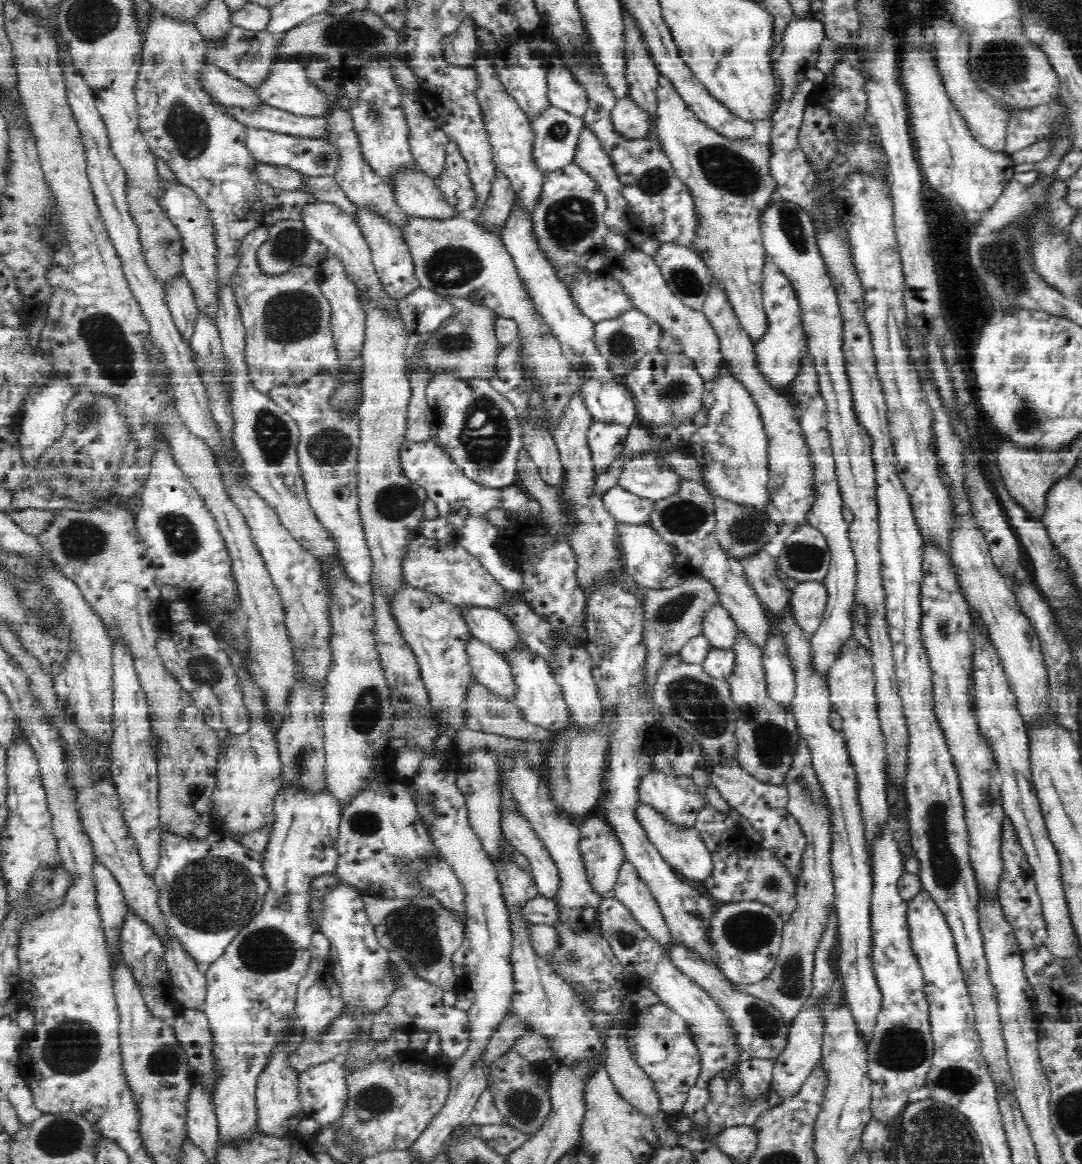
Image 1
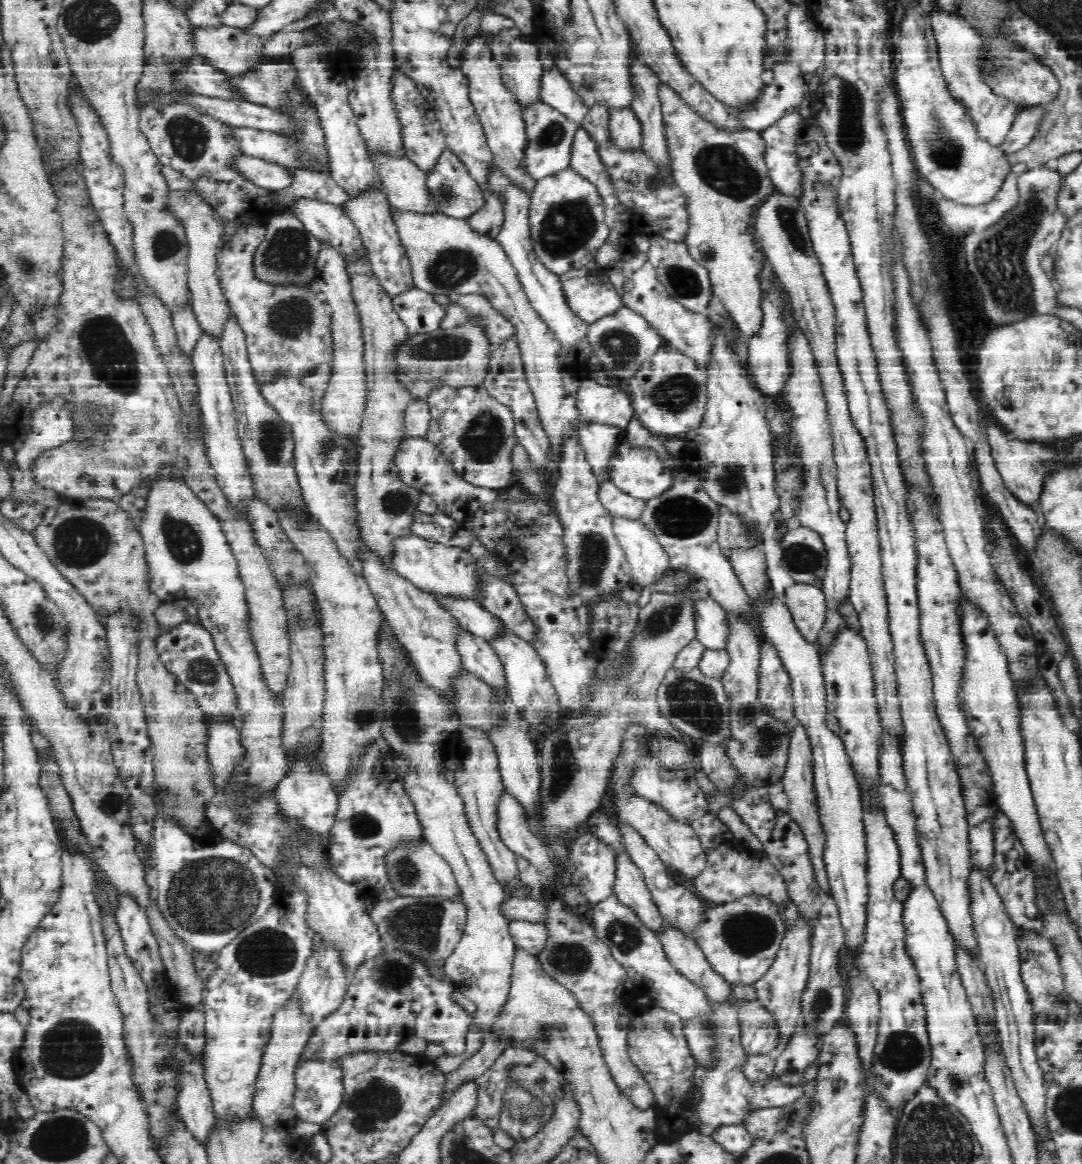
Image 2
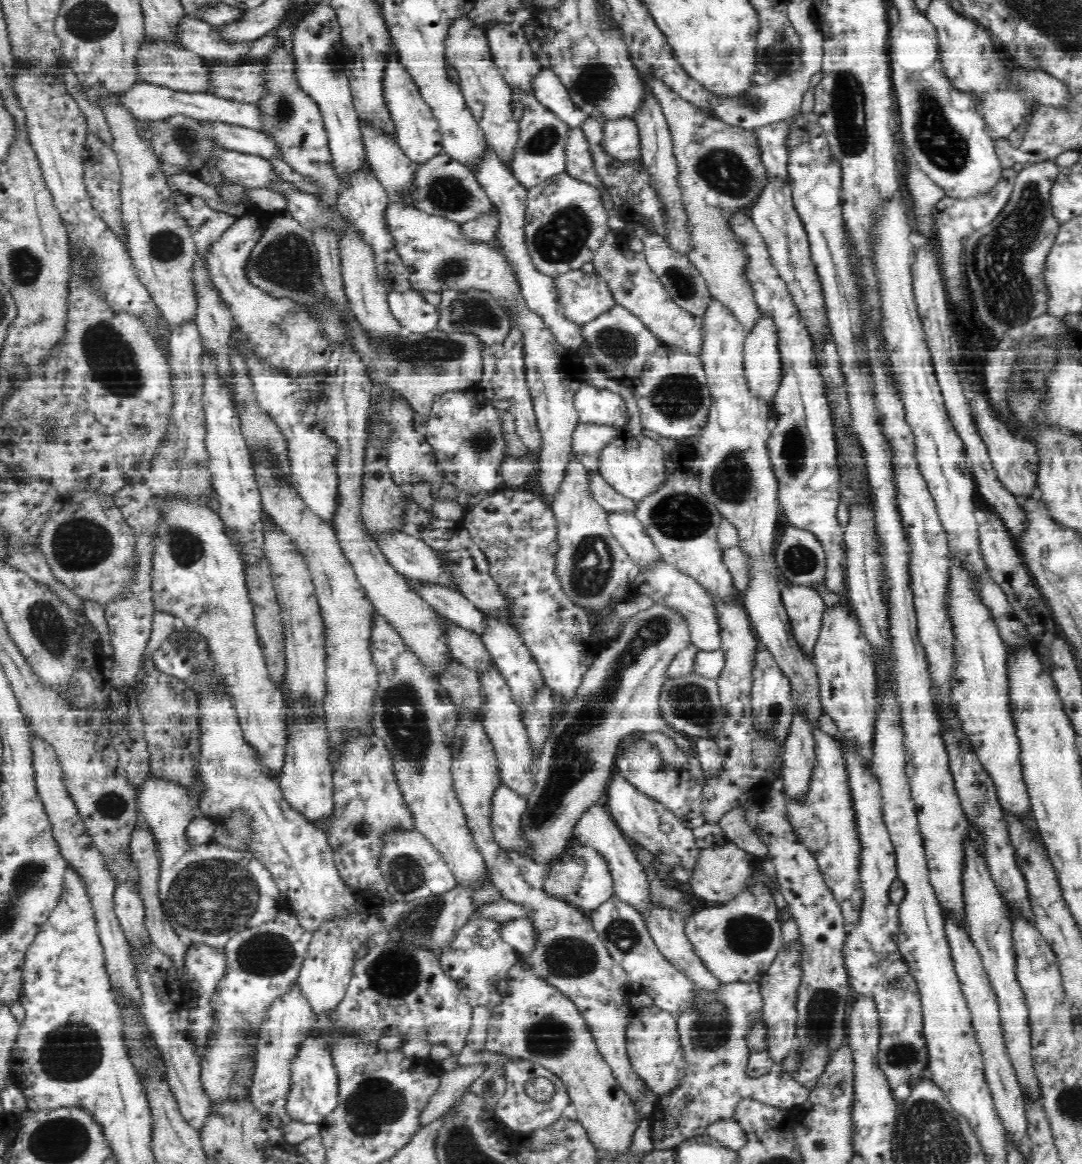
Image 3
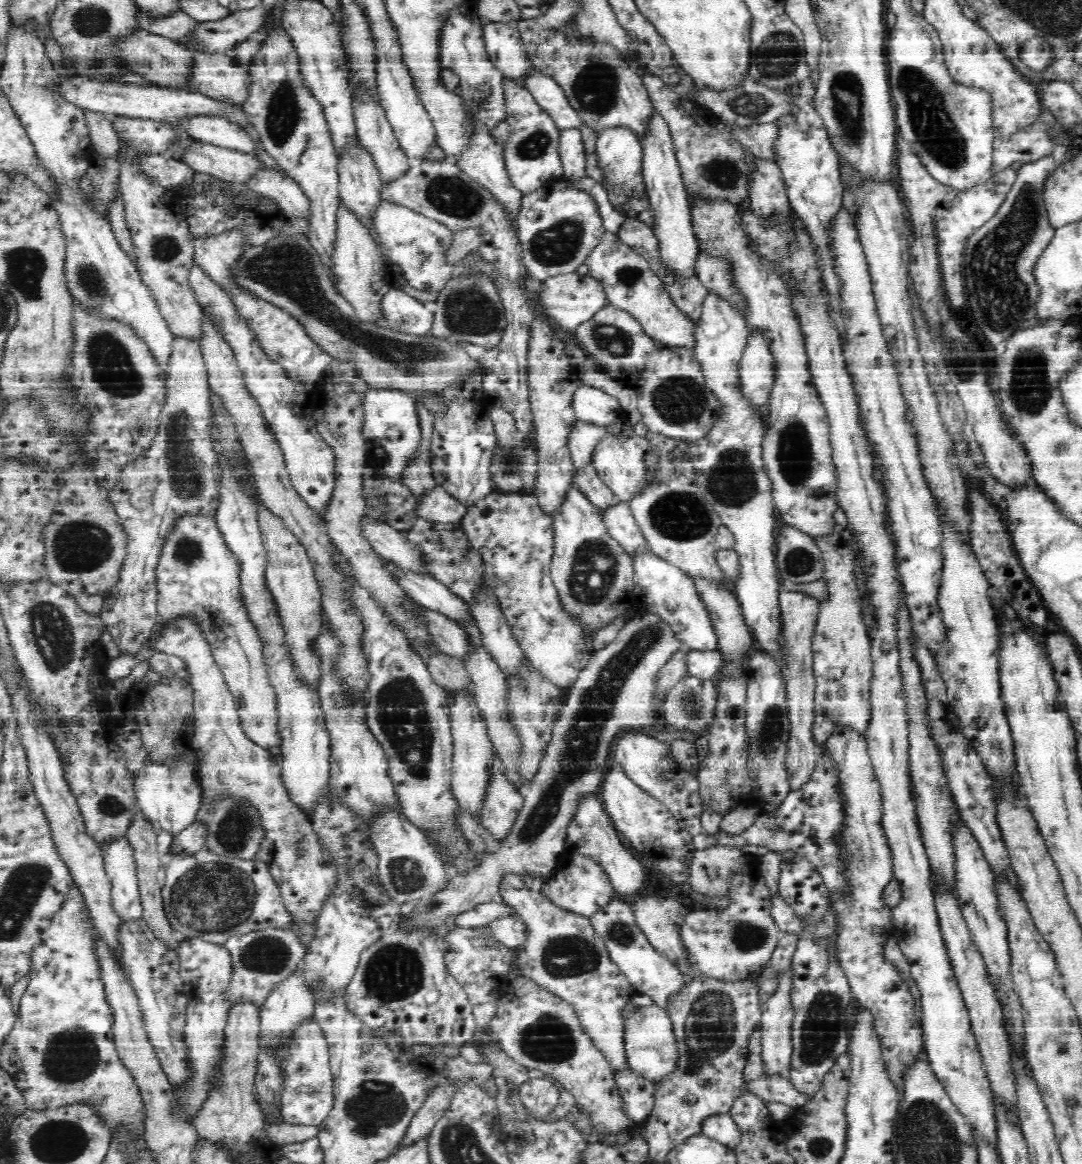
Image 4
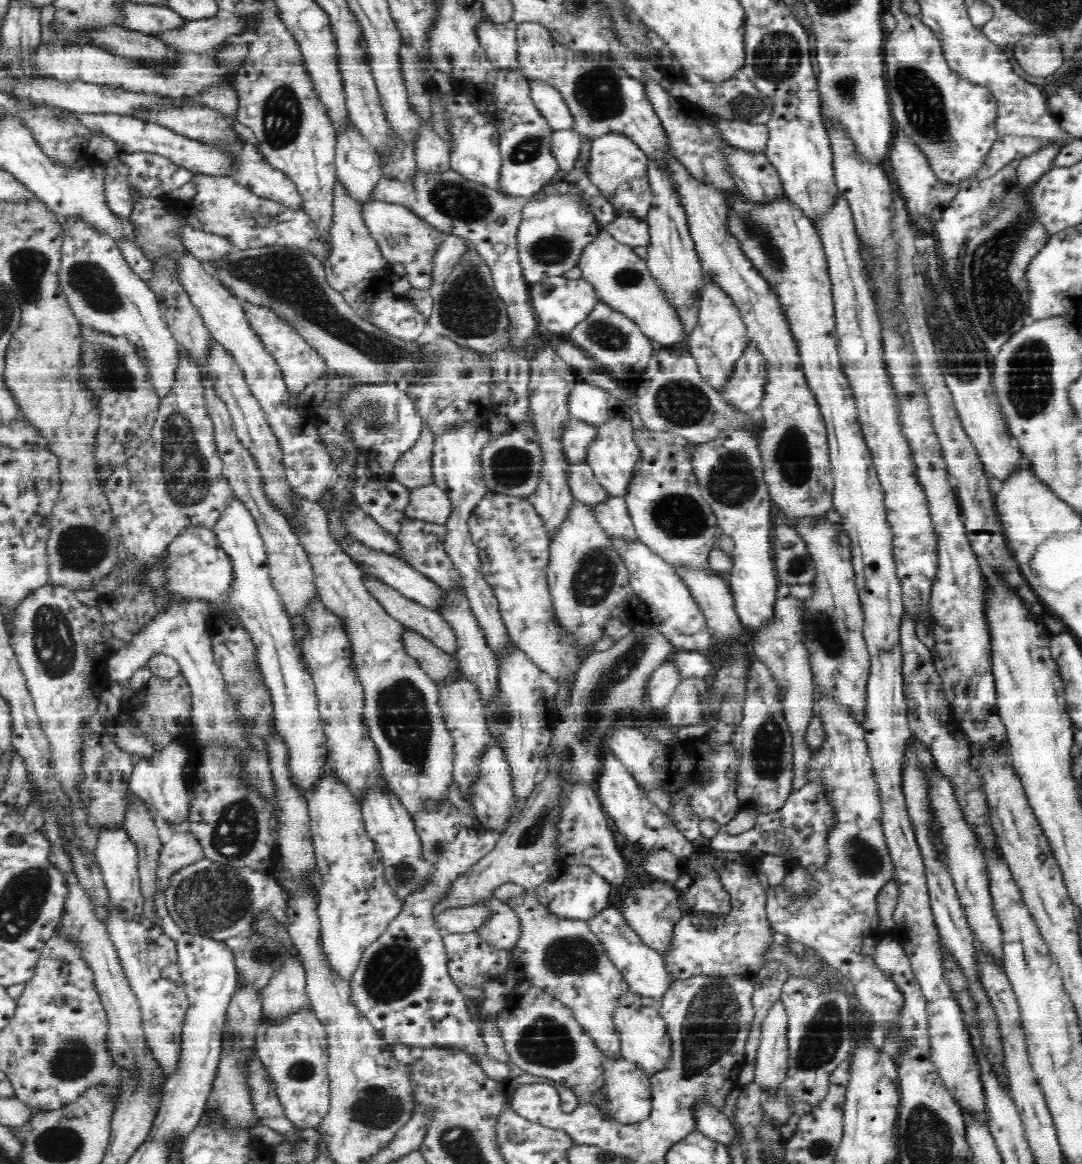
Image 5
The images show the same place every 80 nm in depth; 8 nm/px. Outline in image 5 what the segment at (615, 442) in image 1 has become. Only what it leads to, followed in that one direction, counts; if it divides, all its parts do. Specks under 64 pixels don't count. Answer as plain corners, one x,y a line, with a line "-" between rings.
574,417
569,420
569,423
566,423
563,444
570,465
587,463
588,452
598,435
599,428
596,425

